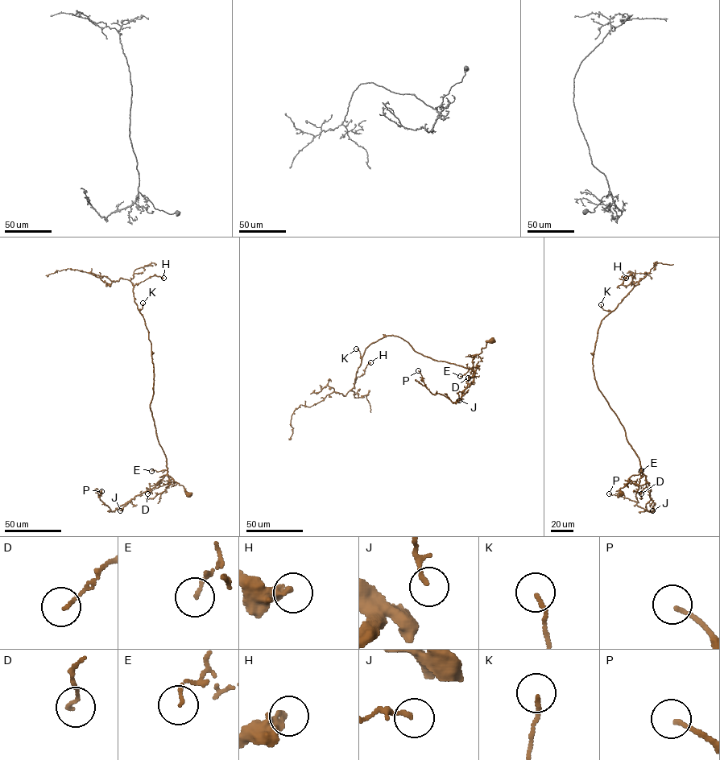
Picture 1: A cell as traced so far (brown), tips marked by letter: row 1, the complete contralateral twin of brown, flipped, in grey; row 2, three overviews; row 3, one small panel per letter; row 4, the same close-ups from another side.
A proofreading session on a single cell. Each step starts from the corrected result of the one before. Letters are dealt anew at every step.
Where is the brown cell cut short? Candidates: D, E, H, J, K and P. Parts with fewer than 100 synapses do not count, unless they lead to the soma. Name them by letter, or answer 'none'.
none

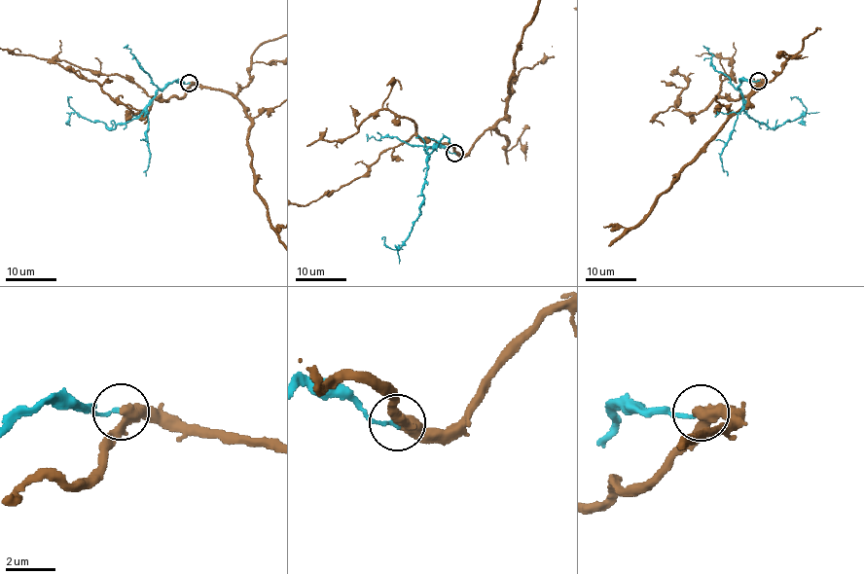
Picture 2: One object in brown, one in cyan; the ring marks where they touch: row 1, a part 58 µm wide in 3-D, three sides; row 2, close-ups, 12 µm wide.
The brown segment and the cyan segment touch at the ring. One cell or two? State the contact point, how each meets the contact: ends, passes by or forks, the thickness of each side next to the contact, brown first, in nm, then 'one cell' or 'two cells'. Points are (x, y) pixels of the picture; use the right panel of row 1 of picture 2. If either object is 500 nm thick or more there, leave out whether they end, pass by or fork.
(758, 81) | brown passes by | cyan ends | 440/160 nm | two cells

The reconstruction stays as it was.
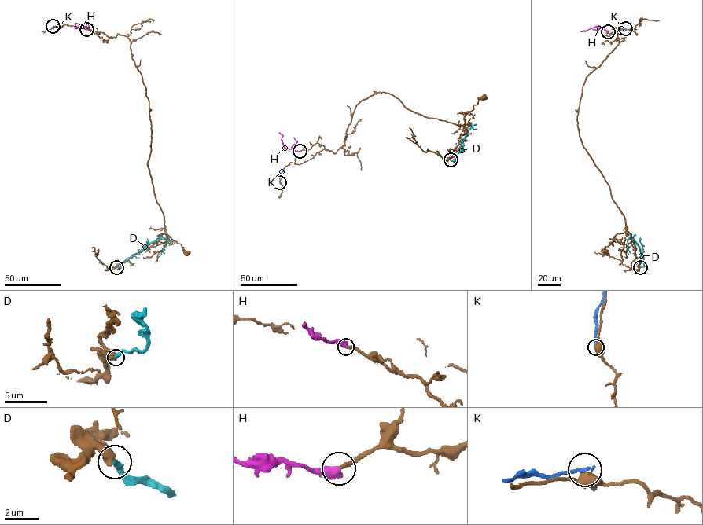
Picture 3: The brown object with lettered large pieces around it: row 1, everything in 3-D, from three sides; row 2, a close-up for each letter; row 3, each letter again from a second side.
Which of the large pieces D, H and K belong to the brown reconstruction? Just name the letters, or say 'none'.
H

